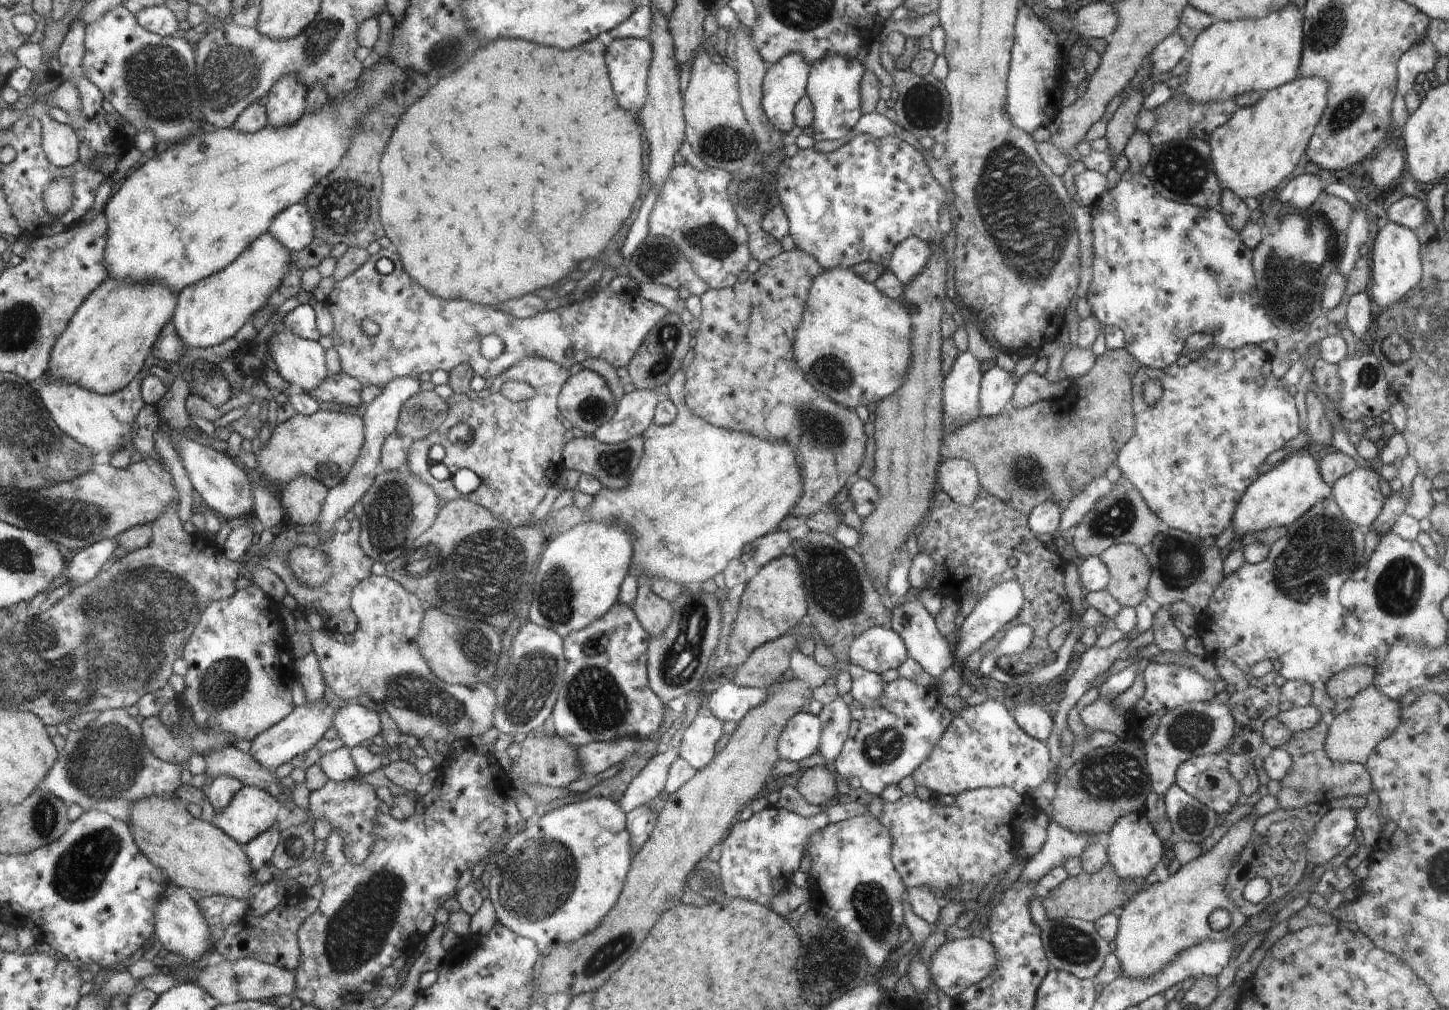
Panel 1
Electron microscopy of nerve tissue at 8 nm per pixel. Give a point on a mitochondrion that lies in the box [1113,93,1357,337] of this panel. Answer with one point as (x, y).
(1291, 290)

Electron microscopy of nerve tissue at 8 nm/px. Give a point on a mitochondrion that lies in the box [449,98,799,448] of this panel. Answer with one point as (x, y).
(728, 144)

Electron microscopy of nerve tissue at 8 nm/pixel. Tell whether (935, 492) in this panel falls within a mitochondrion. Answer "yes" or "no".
no

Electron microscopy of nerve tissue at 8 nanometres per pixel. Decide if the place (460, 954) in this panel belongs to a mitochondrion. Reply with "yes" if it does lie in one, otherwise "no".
no

